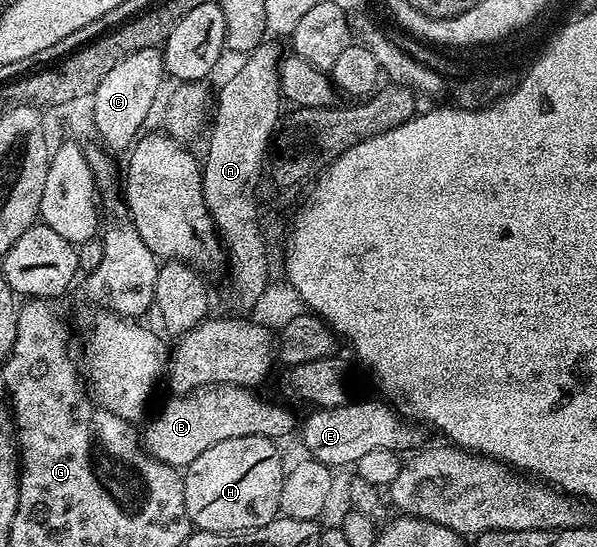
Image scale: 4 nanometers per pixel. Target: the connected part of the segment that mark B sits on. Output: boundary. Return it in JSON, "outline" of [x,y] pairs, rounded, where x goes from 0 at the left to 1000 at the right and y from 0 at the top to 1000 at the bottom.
{"outline":[[[350,700],[345,707],[332,707],[325,715],[317,715],[313,722],[285,726],[285,731],[260,755],[250,761],[251,775],[241,788],[241,815],[250,824],[256,839],[266,839],[271,846],[280,846],[283,854],[310,857],[317,854],[335,828],[343,828],[347,821],[355,821],[369,806],[389,806],[389,799],[409,799],[410,795],[427,795],[444,803],[472,806],[477,795],[494,793],[496,766],[492,759],[477,744],[481,739],[457,737],[452,729],[444,729],[439,722],[430,722],[430,713],[417,707],[405,707],[399,700]]]}

